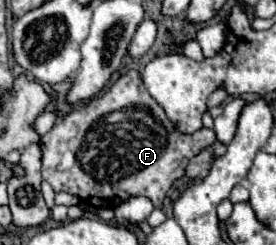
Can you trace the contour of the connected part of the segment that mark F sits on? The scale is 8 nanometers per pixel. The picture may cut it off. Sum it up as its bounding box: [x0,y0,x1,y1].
[40,69,216,209]

